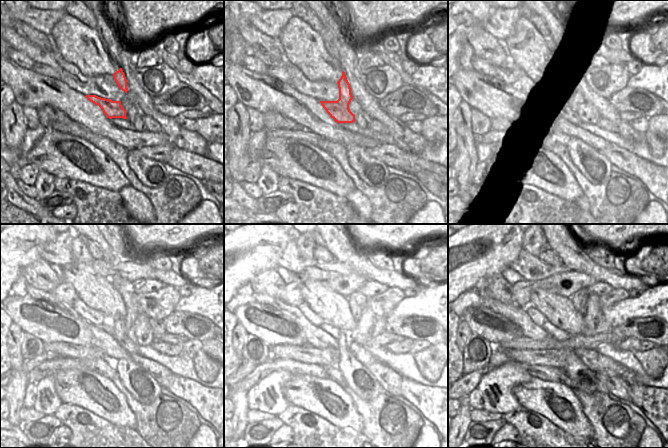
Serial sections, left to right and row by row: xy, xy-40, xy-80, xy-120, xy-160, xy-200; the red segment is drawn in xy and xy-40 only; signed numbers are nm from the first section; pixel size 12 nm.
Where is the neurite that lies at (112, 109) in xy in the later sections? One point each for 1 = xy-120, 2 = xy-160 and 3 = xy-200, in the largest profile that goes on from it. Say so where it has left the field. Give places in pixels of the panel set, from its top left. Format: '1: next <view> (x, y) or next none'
1: next xy-120 (119, 325)
2: next xy-160 (358, 351)
3: next xy-200 (596, 362)

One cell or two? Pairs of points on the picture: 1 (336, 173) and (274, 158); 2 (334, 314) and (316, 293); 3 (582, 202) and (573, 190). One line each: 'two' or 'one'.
1: one
2: one
3: two

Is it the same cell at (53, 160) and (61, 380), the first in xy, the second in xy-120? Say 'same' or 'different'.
same

